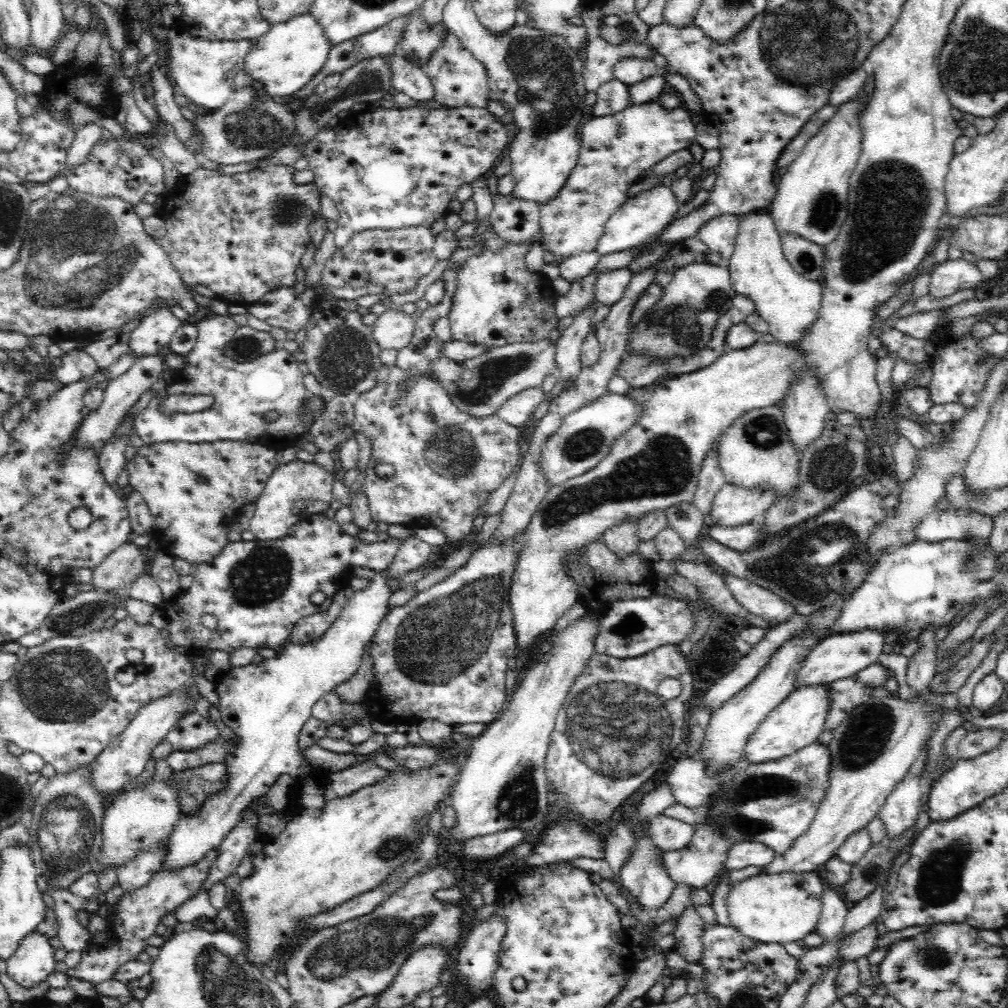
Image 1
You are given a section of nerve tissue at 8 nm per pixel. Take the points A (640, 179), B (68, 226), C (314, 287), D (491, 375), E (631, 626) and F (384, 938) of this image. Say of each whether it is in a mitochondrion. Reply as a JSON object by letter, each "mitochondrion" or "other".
{"A":"other","B":"mitochondrion","C":"other","D":"mitochondrion","E":"mitochondrion","F":"mitochondrion"}

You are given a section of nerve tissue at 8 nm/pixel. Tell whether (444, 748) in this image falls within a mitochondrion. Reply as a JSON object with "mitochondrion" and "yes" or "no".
{"mitochondrion":"no"}

